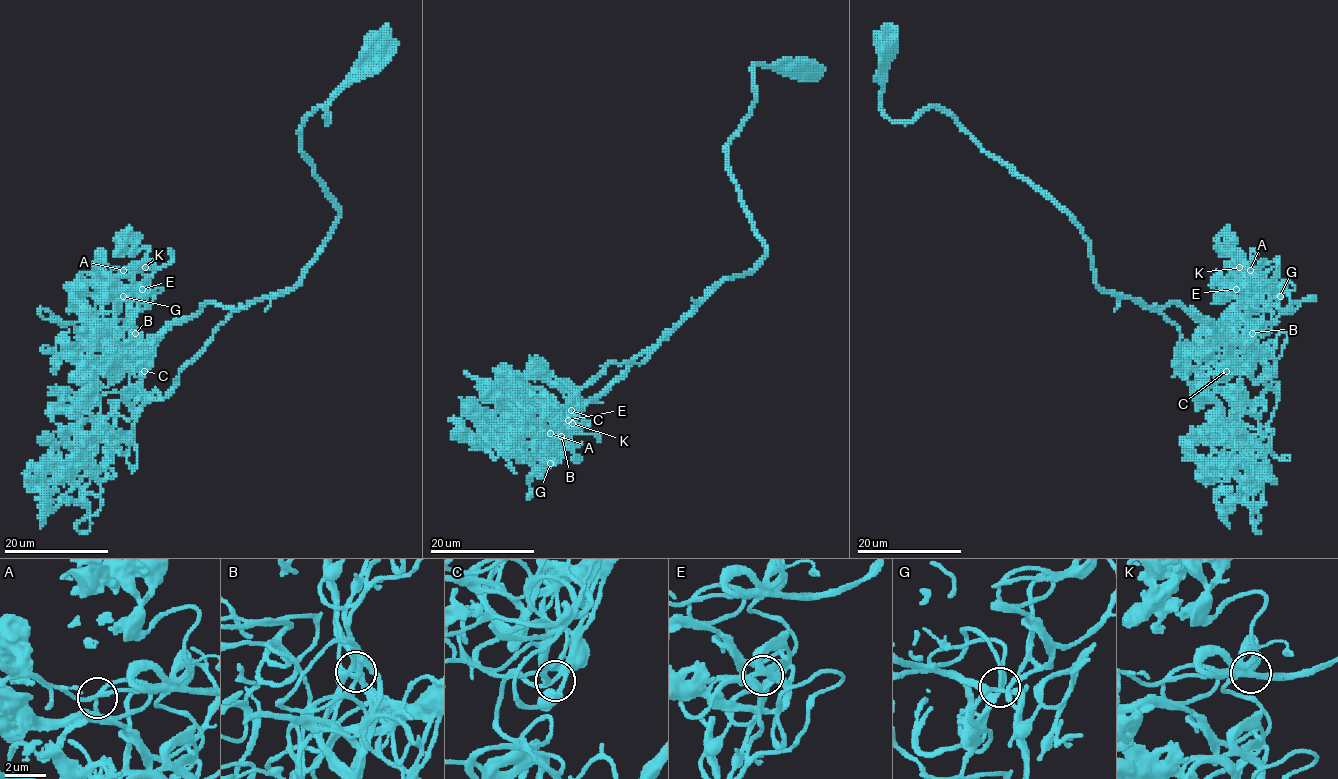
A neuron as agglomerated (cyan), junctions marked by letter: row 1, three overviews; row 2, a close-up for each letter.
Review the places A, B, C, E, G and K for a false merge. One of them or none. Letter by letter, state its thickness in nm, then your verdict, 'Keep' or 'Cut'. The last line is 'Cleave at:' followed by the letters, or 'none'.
A: Thickness 180 nm. Keep
B: Thickness 280 nm. Keep
C: Thickness 280 nm. Keep
E: Thickness 280 nm. Keep
G: Thickness 240 nm. Keep
K: Thickness 240 nm. Keep
Cleave at: none

